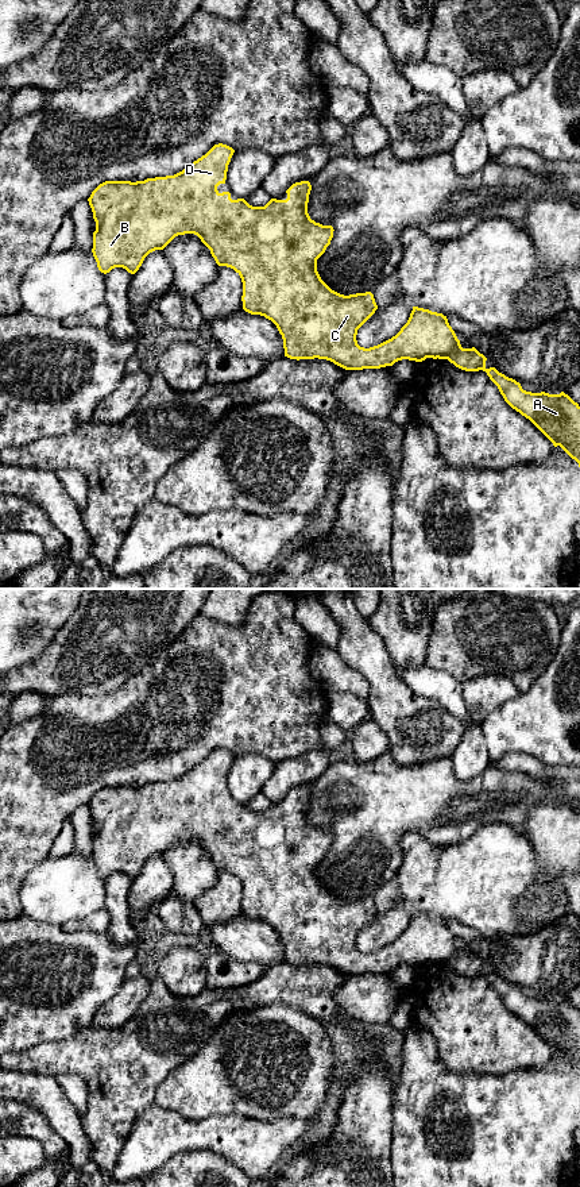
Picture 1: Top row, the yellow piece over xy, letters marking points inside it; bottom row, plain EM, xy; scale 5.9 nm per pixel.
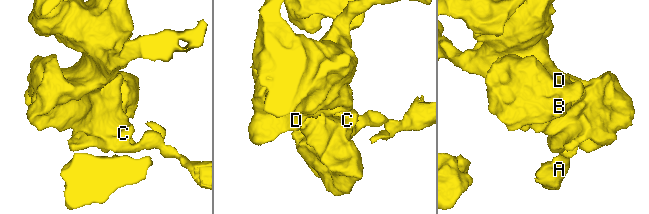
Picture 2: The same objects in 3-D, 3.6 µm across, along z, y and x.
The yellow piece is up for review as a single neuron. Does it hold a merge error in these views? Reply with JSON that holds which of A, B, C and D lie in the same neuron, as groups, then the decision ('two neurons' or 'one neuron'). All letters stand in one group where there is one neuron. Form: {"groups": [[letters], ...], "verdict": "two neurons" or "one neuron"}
{"groups": [["A"], ["B", "C", "D"]], "verdict": "two neurons"}

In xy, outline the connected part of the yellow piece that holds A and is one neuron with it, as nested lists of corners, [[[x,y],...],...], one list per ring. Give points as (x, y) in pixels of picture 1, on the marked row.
[[[460,346],[448,357],[448,361],[465,371],[486,371],[504,401],[529,419],[554,447],[560,446],[580,467],[580,406],[568,394],[523,390],[519,382],[499,373],[495,367],[487,369],[487,358],[475,347]]]

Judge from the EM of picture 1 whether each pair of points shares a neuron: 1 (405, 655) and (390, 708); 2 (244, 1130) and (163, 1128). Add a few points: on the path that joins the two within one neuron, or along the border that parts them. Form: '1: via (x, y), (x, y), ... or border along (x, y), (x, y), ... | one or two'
1: border along (381, 639), (395, 667) | two
2: via (224, 1132), (184, 1132) | one

